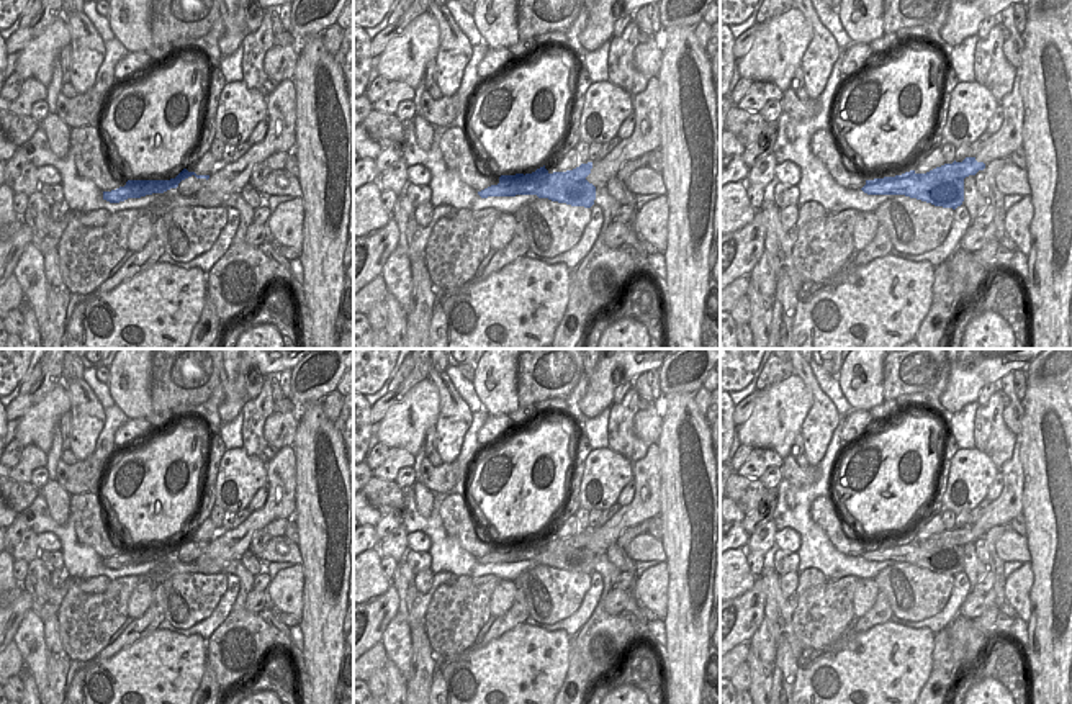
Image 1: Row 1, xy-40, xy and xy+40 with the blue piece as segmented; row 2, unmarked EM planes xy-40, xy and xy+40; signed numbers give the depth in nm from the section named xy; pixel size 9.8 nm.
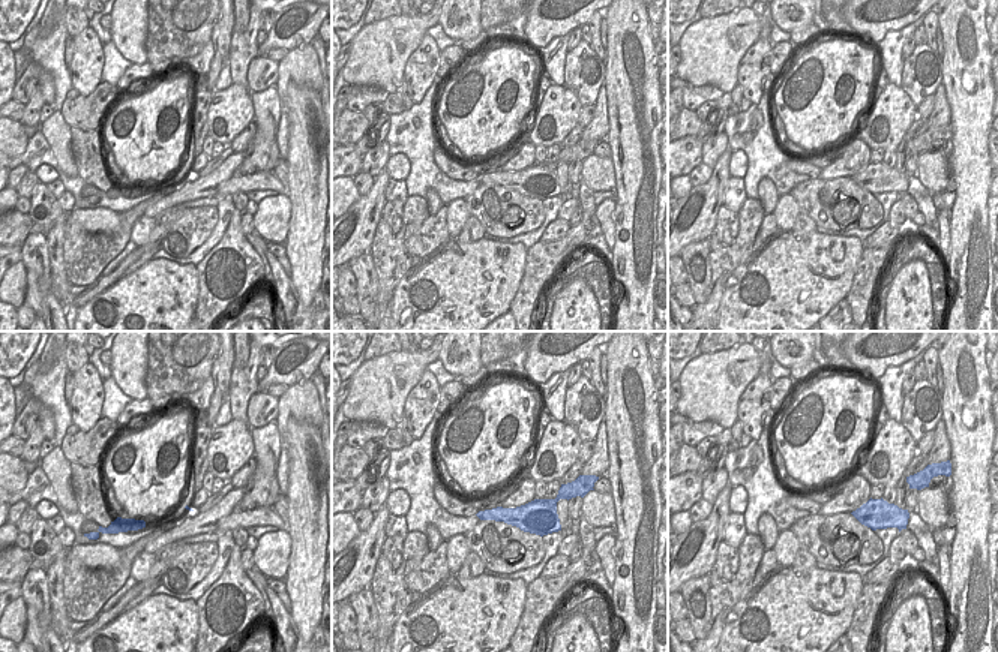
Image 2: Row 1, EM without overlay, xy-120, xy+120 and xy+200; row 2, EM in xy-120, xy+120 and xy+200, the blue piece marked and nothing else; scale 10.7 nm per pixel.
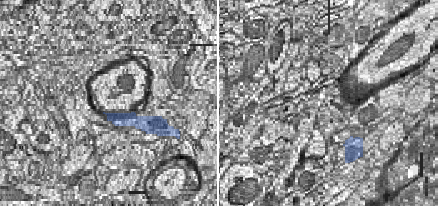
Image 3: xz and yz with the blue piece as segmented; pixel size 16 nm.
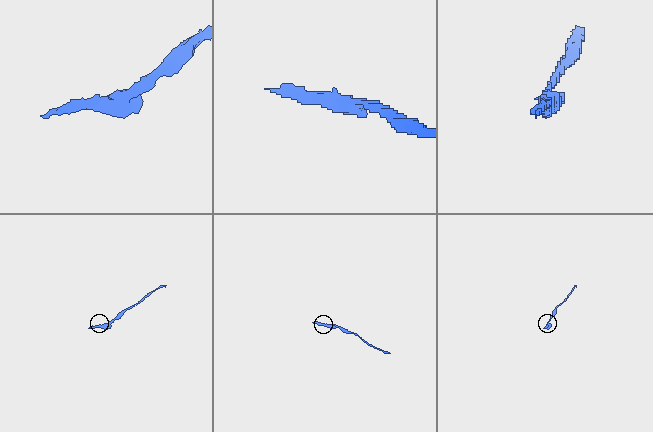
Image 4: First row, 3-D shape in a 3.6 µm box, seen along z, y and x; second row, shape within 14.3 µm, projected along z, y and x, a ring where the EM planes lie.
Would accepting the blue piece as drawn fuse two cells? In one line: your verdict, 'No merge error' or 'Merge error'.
Merge error.

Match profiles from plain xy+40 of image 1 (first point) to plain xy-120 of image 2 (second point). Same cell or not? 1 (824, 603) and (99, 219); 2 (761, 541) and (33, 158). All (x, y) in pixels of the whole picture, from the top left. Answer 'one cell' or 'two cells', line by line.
1: two cells
2: two cells

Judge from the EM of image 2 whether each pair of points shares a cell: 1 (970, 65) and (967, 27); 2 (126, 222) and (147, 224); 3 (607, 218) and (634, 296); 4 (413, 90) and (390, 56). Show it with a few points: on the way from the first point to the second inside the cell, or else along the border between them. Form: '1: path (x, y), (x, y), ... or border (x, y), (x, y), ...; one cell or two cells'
1: path (967, 56), (967, 36); one cell
2: border (141, 215), (132, 227), (129, 240); two cells
3: border (616, 206), (614, 246), (611, 249); two cells
4: border (419, 42), (407, 60), (402, 80); two cells

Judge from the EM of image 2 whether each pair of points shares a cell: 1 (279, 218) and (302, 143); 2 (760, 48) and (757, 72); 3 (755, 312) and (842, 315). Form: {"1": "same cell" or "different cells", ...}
{"1": "different cells", "2": "same cell", "3": "different cells"}

